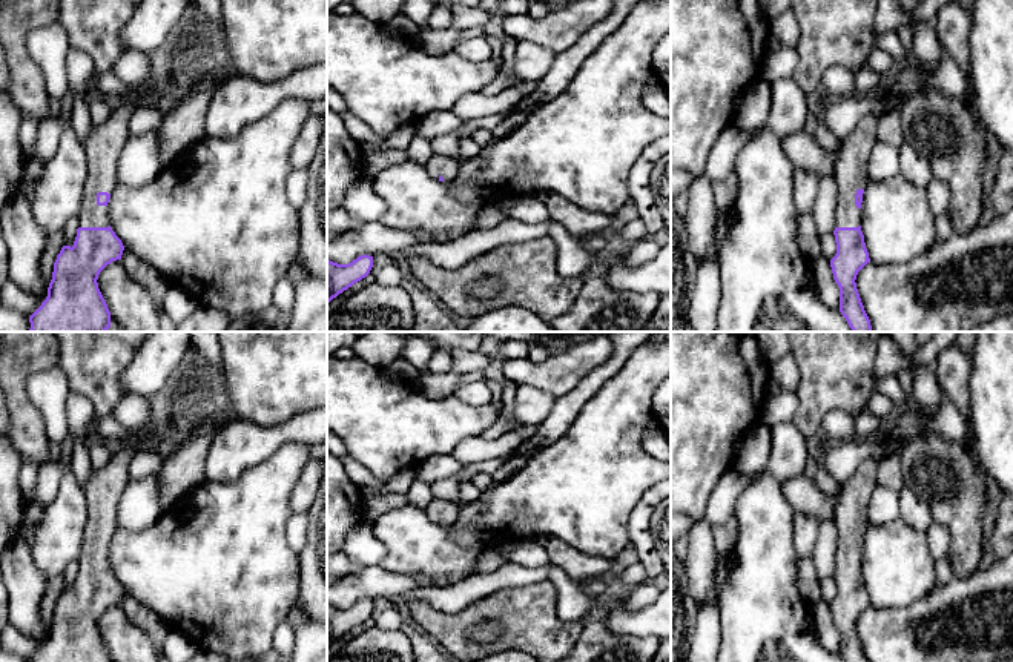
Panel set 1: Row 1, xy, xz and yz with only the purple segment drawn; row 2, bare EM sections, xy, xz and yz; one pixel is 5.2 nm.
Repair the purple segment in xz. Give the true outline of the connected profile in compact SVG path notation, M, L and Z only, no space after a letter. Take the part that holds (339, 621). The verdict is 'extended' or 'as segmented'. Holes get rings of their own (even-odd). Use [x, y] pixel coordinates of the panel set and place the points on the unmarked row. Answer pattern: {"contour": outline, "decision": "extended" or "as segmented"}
{"contour": "M361 599L348 608L327 604L327 648L339 637L365 622L373 611L373 601Z", "decision": "as segmented"}

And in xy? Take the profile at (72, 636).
{"contour": "M138 442L112 453L103 468L92 468L84 495L87 522L74 590L63 590L54 607L48 640L29 662L111 662L98 633L100 616L121 604L124 590L109 570L107 547L117 533L117 507L127 482L127 467Z", "decision": "extended"}

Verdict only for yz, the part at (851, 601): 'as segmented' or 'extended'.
extended

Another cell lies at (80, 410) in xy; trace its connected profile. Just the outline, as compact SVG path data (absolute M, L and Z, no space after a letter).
M71 393L66 401L66 413L69 418L69 432L74 435L74 450L71 468L78 484L84 488L86 481L92 472L91 455L87 452L86 429L97 416L92 402L78 395Z

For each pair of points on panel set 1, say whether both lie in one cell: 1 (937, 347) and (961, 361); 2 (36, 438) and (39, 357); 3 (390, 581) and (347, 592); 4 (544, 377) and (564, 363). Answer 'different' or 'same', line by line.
1: different
2: same
3: same
4: same

